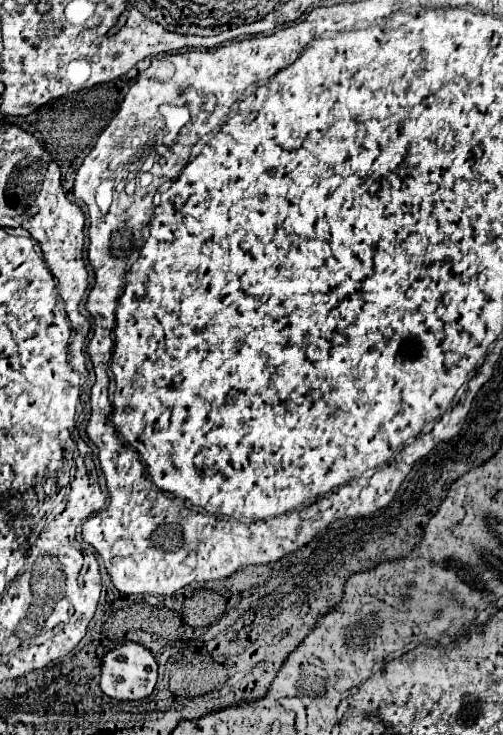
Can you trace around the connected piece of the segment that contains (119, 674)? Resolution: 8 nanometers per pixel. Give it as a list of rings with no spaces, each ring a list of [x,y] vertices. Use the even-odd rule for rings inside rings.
[[[125,641],[125,643],[117,645],[115,649],[111,649],[109,653],[105,653],[103,659],[101,659],[99,687],[107,697],[123,699],[123,701],[143,699],[143,697],[151,695],[151,691],[155,687],[155,681],[157,681],[157,663],[155,663],[151,651],[147,651],[139,643]]]

